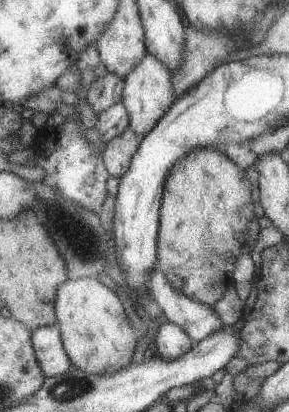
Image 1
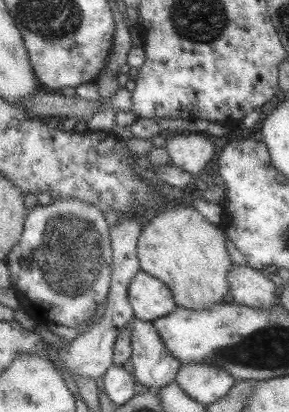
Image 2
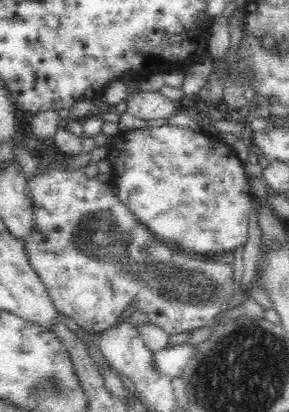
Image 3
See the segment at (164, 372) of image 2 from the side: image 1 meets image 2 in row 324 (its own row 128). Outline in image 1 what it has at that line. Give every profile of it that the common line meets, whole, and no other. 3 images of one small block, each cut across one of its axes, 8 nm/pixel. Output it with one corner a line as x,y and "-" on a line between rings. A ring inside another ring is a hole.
145,54
145,58
131,70
131,74
123,78
125,86
123,86
121,104
129,116
129,130
133,130
137,138
143,138
145,134
149,134
157,126
157,122
165,116
165,112
173,106
175,94
173,94
171,78
173,76
161,66
161,62
157,62
149,54

